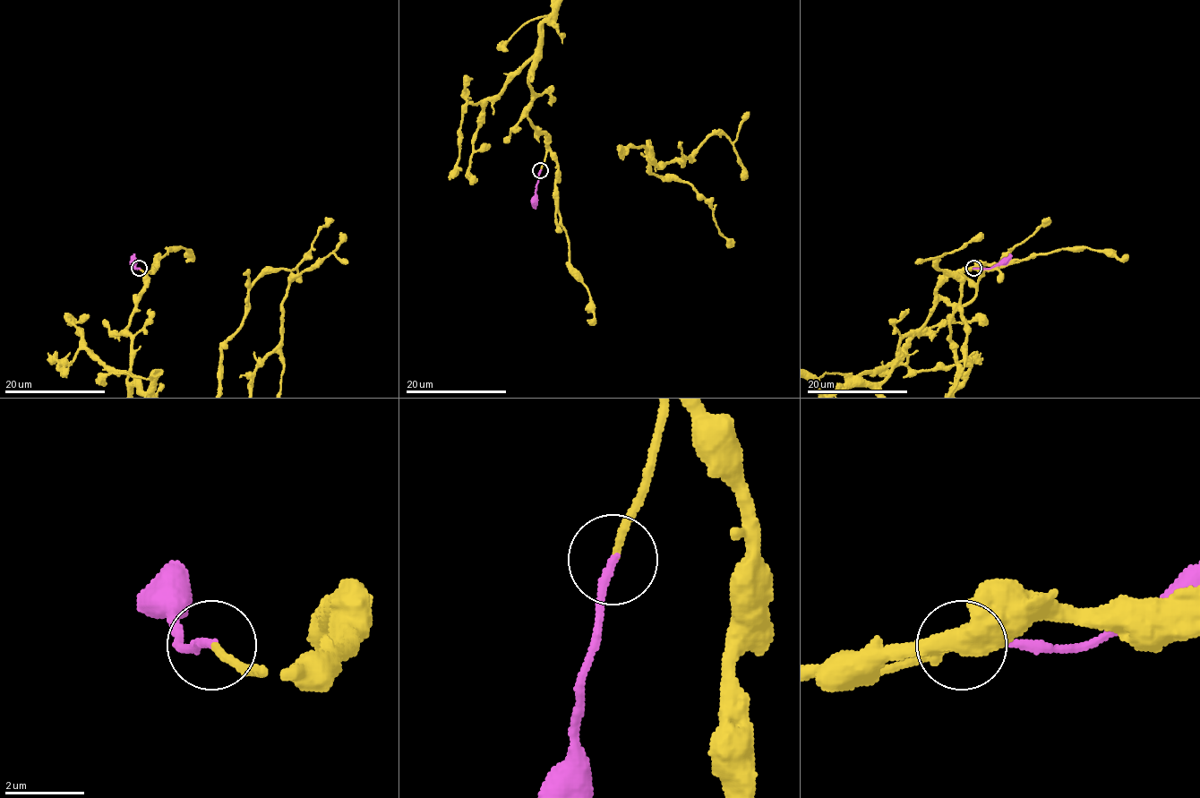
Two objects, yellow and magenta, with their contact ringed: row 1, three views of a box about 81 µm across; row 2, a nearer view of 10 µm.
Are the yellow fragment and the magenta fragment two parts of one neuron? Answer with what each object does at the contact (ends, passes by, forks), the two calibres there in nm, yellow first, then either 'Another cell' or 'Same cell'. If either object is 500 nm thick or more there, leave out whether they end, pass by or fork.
At the ring yellow ends. At the ring magenta ends. Thickness 170 nm (yellow) against 220 nm. Same cell

